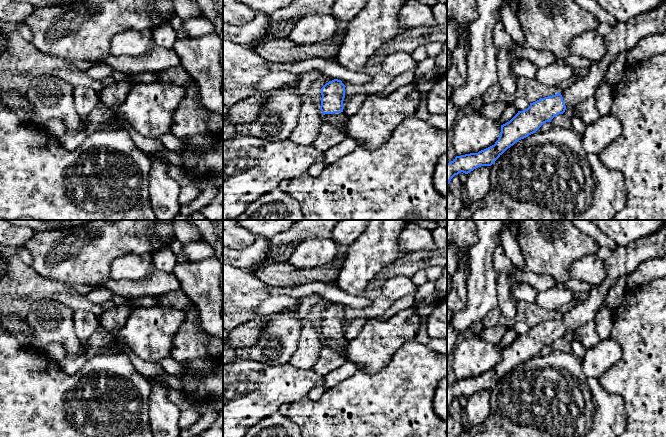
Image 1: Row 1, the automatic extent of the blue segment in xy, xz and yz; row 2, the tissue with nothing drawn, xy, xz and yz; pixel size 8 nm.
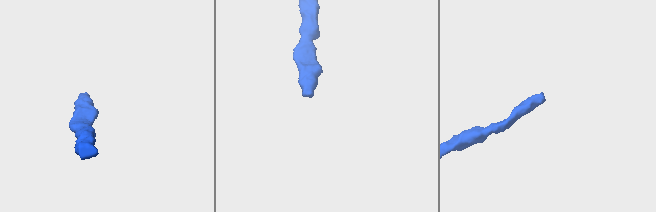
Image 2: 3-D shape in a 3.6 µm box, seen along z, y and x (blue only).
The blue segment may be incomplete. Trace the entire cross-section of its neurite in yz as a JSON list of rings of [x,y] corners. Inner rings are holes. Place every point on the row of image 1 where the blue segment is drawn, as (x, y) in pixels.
[[[666,0],[652,11],[642,13],[627,22],[616,22],[612,31],[604,37],[606,54],[595,61],[585,77],[555,95],[540,98],[501,125],[501,132],[494,145],[479,151],[456,156],[447,163],[447,186],[451,179],[463,172],[470,173],[481,166],[491,166],[508,148],[521,139],[535,133],[544,123],[563,114],[593,96],[603,81],[610,65],[623,51],[629,51],[649,35],[662,34],[666,30]]]

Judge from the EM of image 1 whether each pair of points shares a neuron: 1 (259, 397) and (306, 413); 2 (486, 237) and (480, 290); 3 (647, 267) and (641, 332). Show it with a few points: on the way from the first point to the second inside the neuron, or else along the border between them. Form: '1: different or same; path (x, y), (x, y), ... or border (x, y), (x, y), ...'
1: different; border (306, 396), (289, 404)
2: same; path (483, 250), (481, 253), (481, 277)
3: different; border (655, 278), (627, 288)

